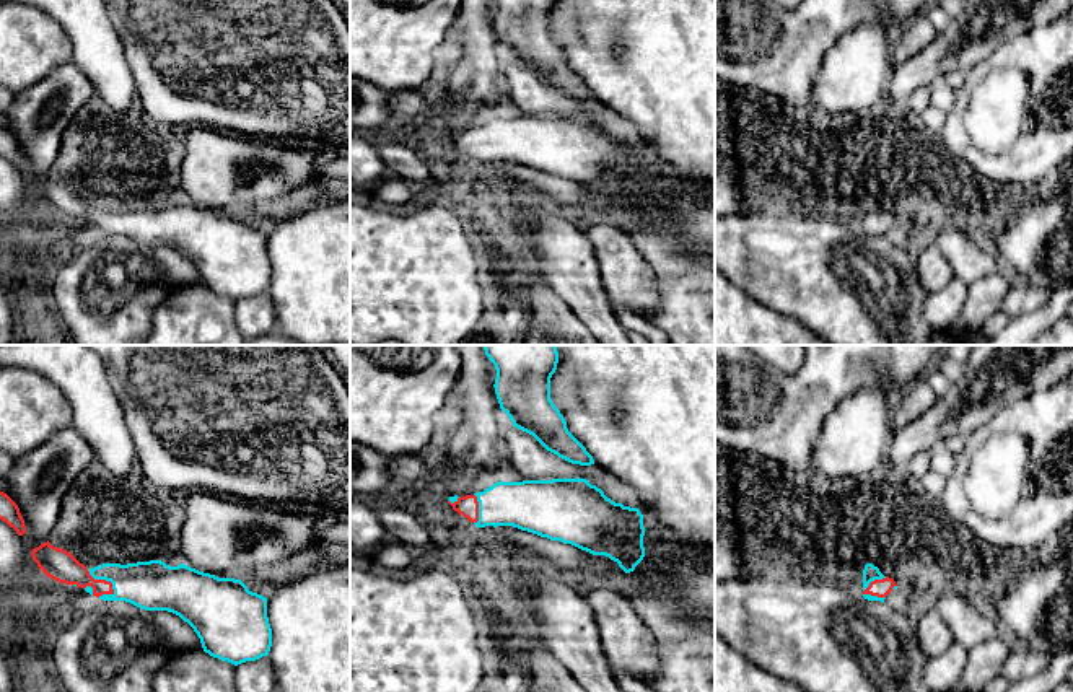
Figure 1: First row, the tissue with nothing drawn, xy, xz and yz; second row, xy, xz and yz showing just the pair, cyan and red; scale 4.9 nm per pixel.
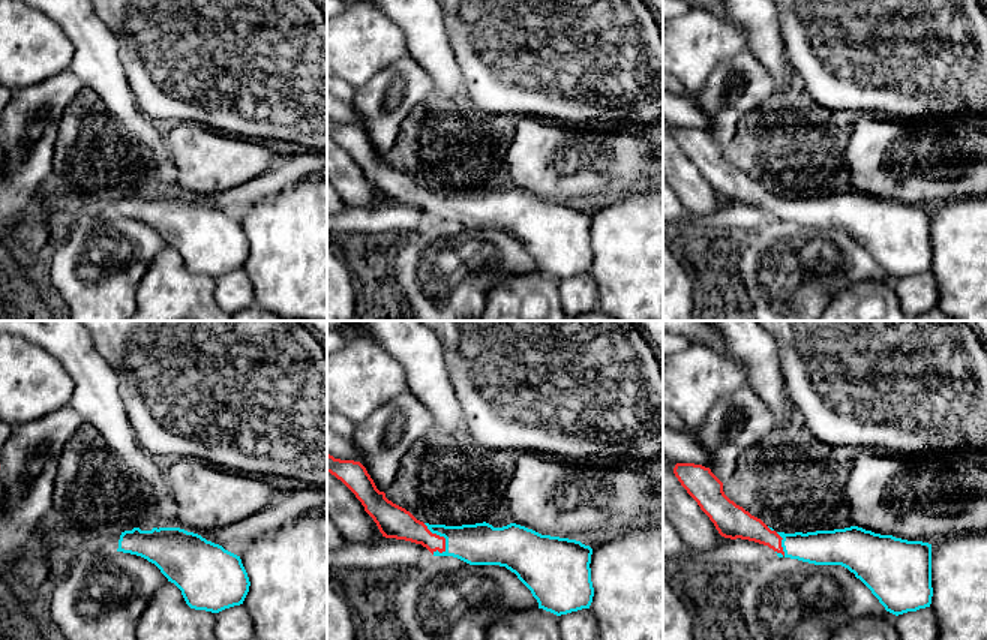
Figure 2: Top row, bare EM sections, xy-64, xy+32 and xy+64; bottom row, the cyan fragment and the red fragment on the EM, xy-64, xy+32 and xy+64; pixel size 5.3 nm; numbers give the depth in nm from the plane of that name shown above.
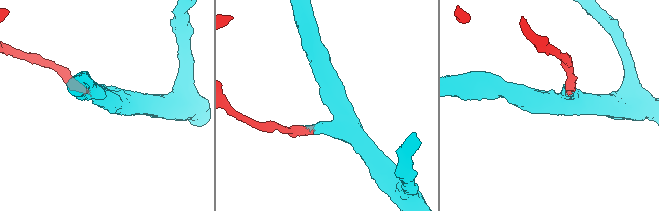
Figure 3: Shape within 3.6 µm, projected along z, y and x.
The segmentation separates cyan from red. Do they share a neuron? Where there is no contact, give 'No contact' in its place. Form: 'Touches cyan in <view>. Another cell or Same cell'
Touches cyan in xy. Same cell

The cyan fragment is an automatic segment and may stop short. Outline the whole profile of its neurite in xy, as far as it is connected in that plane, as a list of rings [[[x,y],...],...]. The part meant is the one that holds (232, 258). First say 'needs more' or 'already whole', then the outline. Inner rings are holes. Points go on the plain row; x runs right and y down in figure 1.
needs more; [[[49,176],[33,184],[31,191],[46,212],[83,223],[103,236],[125,236],[145,246],[168,246],[179,251],[194,264],[204,287],[213,293],[238,301],[267,291],[270,287],[267,233],[249,226],[241,215],[218,213],[184,199],[169,202],[161,195],[86,204],[70,187],[54,182]]]

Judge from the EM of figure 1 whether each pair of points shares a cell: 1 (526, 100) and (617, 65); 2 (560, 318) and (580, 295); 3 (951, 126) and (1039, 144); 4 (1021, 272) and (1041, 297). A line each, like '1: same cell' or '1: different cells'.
1: different cells
2: different cells
3: same cell
4: different cells

